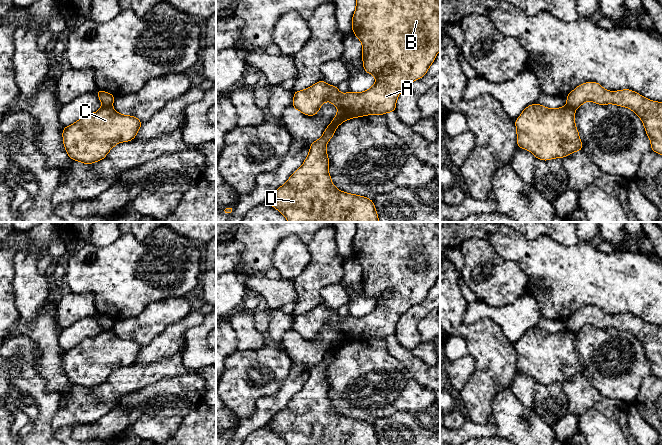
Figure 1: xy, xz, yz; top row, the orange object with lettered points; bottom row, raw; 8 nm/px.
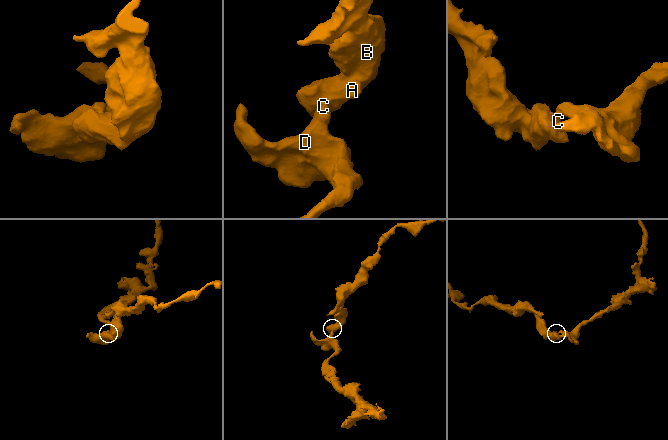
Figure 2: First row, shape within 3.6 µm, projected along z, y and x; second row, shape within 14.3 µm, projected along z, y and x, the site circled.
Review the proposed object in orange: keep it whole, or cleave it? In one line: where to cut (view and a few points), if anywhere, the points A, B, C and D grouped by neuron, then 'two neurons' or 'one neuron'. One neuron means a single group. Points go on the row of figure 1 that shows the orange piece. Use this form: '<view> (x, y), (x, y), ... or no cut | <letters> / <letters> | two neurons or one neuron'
xy (111, 105), (102, 107) | A B C / D | two neurons

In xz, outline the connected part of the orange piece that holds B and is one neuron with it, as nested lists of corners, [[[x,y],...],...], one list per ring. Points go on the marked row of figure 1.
[[[356,0],[356,9],[352,17],[353,34],[361,41],[363,67],[365,72],[375,76],[375,84],[368,90],[359,93],[342,94],[337,86],[331,86],[320,80],[301,91],[294,91],[293,109],[307,116],[318,113],[322,104],[331,102],[337,108],[337,114],[327,128],[336,129],[342,122],[351,118],[366,115],[383,115],[395,112],[399,94],[413,81],[426,75],[440,51],[440,0]]]

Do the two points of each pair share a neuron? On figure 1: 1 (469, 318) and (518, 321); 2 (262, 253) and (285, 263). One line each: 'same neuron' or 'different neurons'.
1: same neuron
2: different neurons

